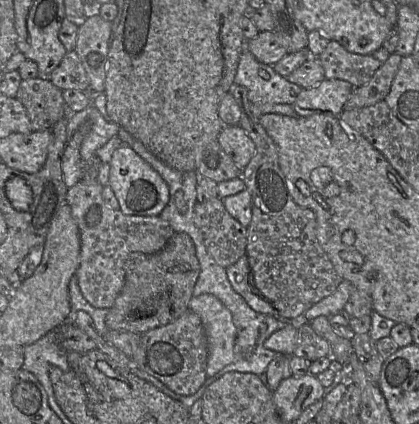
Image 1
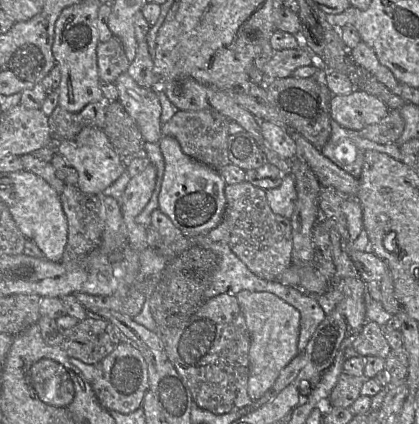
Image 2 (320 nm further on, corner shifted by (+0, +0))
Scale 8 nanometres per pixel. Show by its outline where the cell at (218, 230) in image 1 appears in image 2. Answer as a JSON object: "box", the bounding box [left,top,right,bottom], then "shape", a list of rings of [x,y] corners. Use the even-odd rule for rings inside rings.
{"box":[207,181,292,281],"shape":[[[243,181],[226,185],[226,207],[220,224],[207,235],[214,242],[225,242],[256,276],[273,281],[291,266],[292,227],[289,218],[275,214],[266,199],[266,191]]]}

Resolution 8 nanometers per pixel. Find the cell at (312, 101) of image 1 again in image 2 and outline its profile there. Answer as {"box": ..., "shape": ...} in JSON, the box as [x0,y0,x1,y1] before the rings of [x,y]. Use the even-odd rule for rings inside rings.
{"box":[330,89,389,131],"shape":[[[360,89],[348,95],[332,95],[330,100],[331,118],[355,131],[380,122],[389,111],[382,100]]]}

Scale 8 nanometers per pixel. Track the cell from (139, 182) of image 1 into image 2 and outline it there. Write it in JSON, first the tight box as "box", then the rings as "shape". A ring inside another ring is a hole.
{"box":[158,137,226,236],"shape":[[[173,137],[159,139],[164,159],[164,172],[158,194],[158,209],[186,236],[207,235],[222,219],[225,207],[226,183],[219,172],[186,155]]]}

